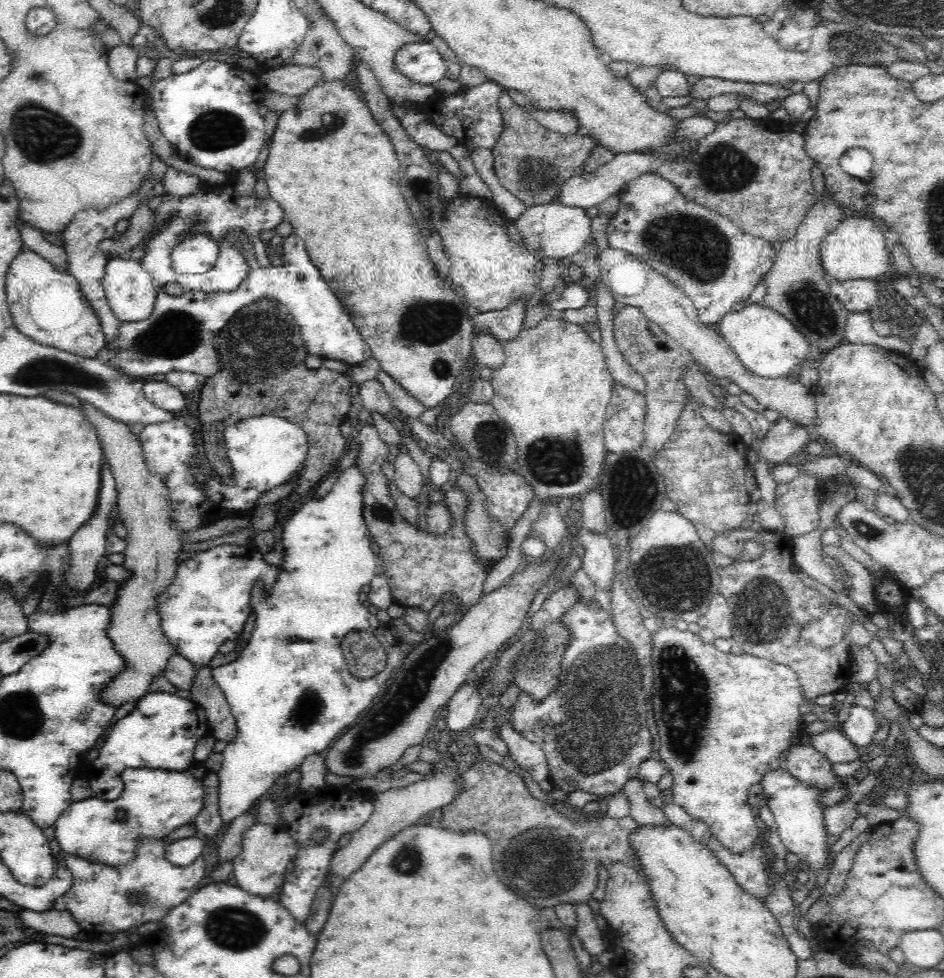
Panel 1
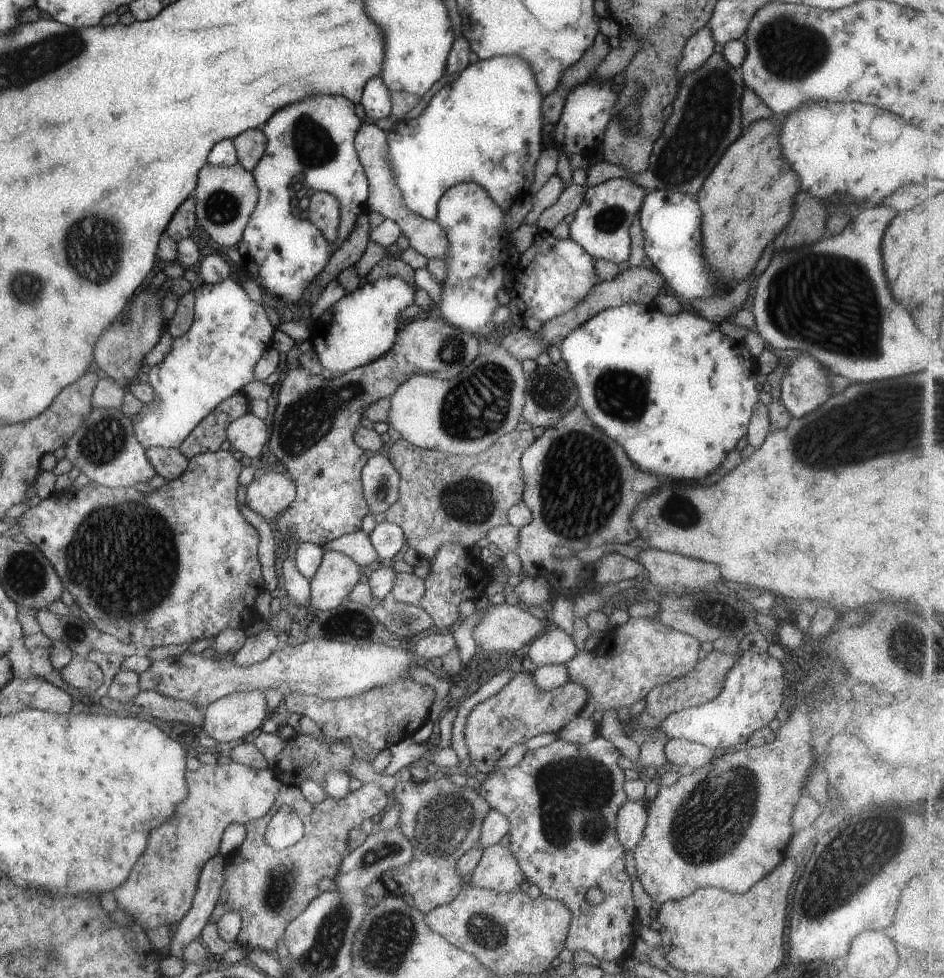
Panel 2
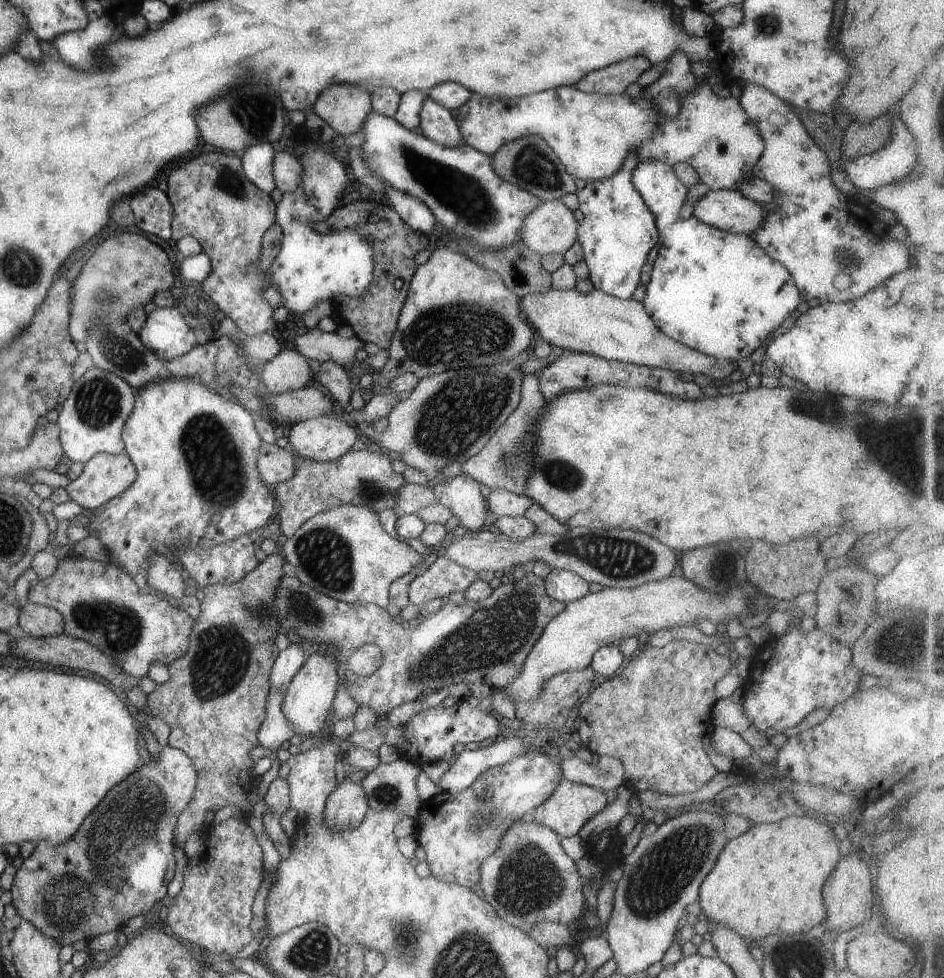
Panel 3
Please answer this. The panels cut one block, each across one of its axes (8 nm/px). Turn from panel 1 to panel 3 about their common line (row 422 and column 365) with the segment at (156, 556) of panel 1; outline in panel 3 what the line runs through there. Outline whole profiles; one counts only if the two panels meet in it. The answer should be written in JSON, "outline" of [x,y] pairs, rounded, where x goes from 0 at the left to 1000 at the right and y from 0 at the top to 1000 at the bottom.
{"outline":[[[349,87],[329,112],[358,139],[378,136],[394,113],[392,96],[374,87]]]}

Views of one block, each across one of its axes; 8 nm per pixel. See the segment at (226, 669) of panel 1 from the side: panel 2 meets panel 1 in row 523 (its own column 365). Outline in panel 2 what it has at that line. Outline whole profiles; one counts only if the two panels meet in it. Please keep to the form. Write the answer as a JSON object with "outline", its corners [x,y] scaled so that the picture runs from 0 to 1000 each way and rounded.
{"outline":[[[414,282],[412,284],[399,284],[397,288],[389,288],[382,294],[374,297],[372,301],[364,302],[355,309],[342,319],[342,323],[337,329],[332,330],[327,344],[329,358],[334,361],[334,366],[340,372],[340,376],[352,383],[356,383],[376,375],[387,374],[412,360],[423,337],[421,332],[426,328],[425,319],[438,309],[440,298],[439,292],[433,292],[423,283]]]}

